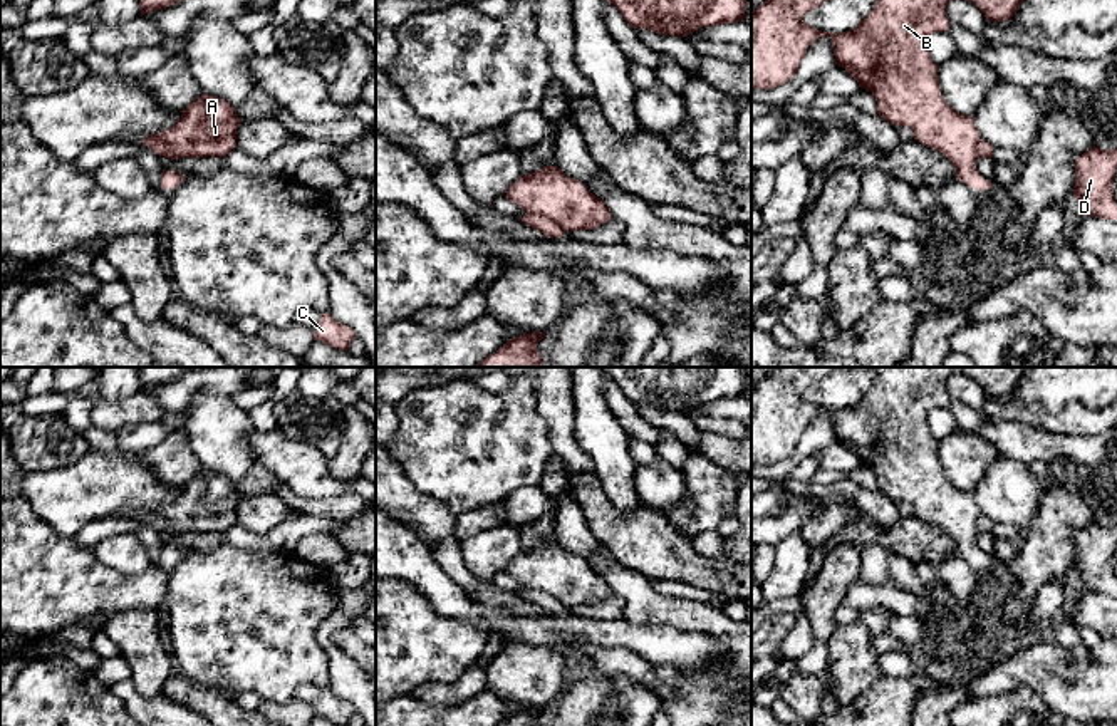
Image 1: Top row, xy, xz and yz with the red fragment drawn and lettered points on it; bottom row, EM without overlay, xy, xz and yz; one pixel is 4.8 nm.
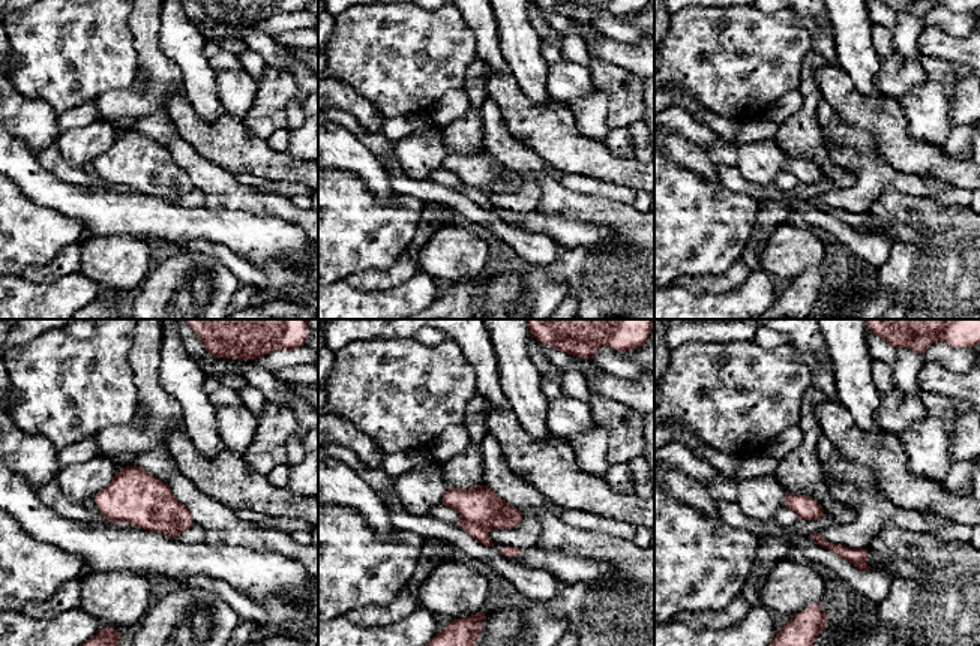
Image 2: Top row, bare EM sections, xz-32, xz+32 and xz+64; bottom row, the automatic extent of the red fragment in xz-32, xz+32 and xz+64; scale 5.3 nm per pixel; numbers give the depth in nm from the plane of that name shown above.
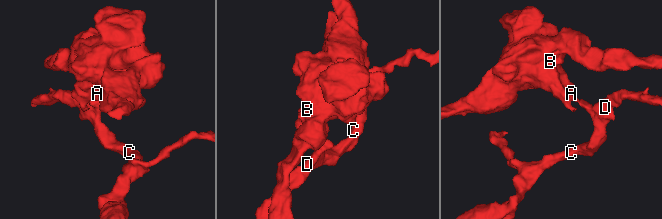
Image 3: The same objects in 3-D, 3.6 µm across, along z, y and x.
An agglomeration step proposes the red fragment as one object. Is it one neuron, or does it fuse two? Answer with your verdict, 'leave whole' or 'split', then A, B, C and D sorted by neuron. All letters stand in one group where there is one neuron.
split; groups A B / C D

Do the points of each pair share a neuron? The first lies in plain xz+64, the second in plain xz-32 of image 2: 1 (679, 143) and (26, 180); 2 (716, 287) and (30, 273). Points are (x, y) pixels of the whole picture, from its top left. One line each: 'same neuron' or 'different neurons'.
1: same neuron
2: same neuron

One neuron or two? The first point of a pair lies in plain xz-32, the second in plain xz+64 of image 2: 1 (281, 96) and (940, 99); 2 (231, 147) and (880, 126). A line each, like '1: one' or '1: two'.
1: two
2: one

